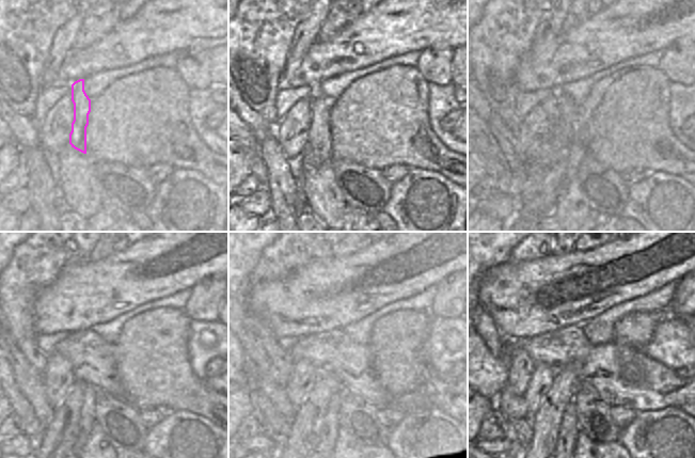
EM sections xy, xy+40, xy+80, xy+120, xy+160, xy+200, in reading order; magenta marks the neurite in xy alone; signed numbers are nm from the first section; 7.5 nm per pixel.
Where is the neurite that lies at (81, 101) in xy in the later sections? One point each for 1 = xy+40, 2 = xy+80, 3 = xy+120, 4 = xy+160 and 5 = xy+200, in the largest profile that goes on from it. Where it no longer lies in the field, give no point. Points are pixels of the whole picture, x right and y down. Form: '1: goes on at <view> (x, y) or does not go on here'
1: goes on at xy+40 (318, 152)
2: goes on at xy+80 (559, 139)
3: goes on at xy+120 (92, 393)
4: goes on at xy+160 (329, 431)
5: goes on at xy+200 (568, 431)

